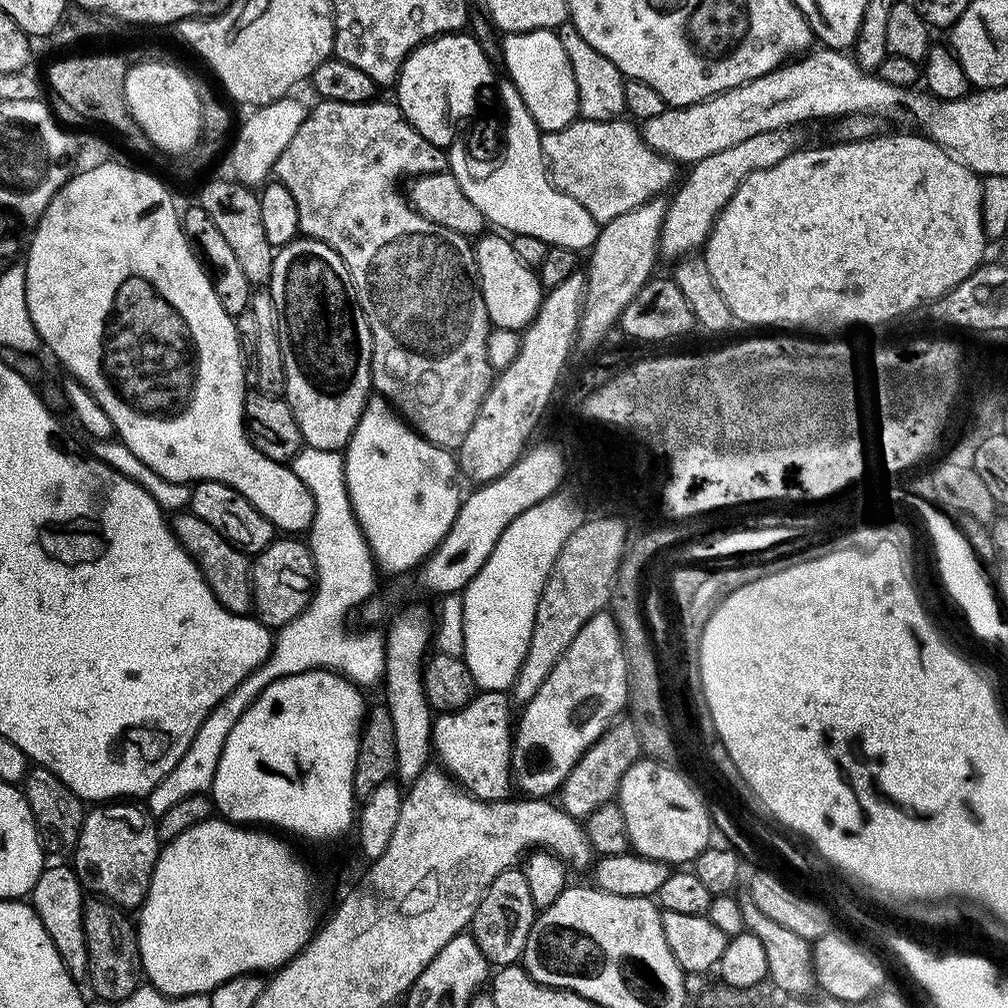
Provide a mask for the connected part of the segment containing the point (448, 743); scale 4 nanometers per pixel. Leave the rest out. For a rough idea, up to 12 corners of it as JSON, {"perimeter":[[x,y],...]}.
{"perimeter":[[477,691],[432,746],[479,800],[512,788],[513,701]]}

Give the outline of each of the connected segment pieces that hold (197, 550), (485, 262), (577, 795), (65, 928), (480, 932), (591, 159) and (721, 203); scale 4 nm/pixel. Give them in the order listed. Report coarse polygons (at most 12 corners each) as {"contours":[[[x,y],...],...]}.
{"contours":[[[190,510],[172,532],[228,612],[253,611],[252,565]],[[481,235],[475,275],[495,327],[523,330],[546,295],[507,235]],[[631,722],[613,723],[558,789],[587,818],[617,795],[641,755]],[[49,863],[30,893],[62,966],[88,974],[86,889]],[[523,871],[490,882],[470,935],[488,961],[519,961],[536,920]],[[633,121],[543,131],[552,183],[605,224],[675,183]],[[791,127],[718,150],[679,181],[659,253],[703,249],[750,173],[797,151]]]}

